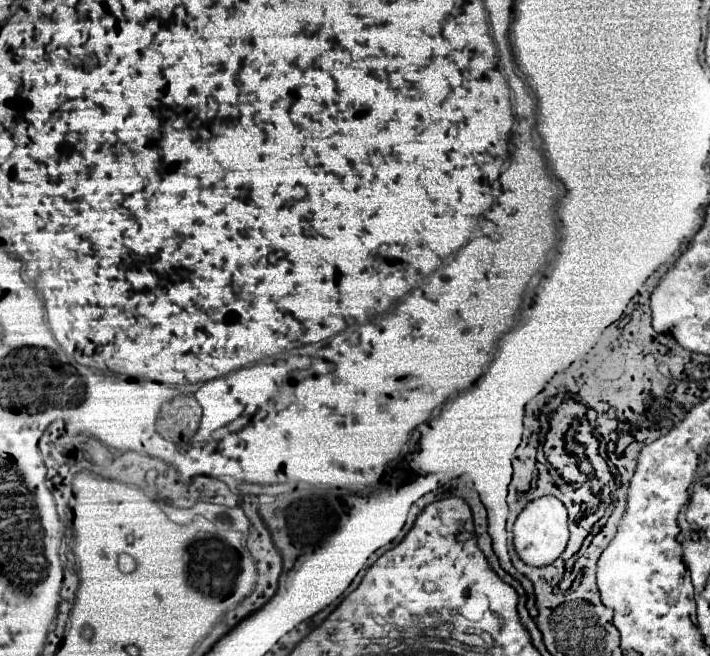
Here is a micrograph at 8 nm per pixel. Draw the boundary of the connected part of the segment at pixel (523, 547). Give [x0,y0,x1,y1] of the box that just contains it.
[514,495,568,565]

